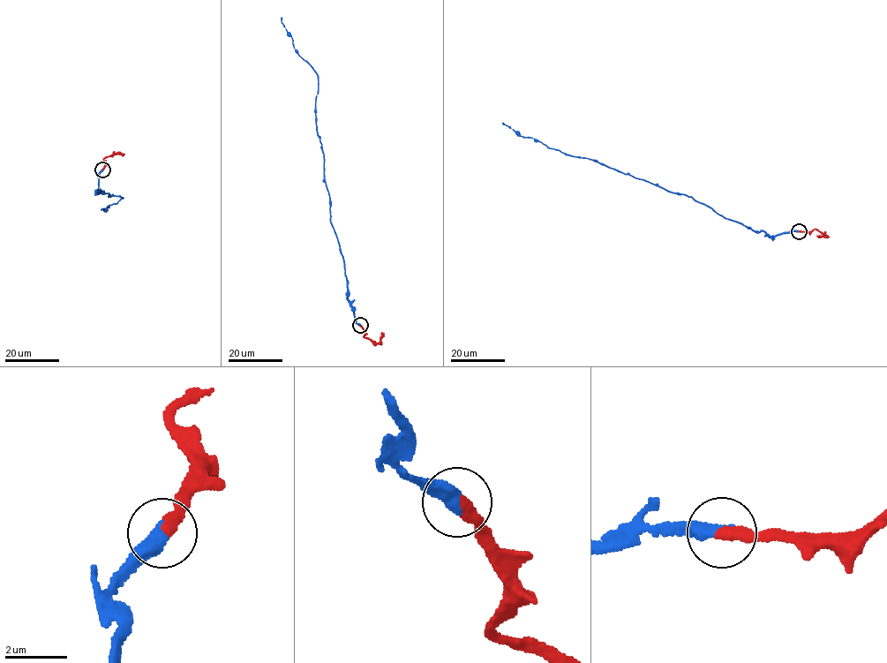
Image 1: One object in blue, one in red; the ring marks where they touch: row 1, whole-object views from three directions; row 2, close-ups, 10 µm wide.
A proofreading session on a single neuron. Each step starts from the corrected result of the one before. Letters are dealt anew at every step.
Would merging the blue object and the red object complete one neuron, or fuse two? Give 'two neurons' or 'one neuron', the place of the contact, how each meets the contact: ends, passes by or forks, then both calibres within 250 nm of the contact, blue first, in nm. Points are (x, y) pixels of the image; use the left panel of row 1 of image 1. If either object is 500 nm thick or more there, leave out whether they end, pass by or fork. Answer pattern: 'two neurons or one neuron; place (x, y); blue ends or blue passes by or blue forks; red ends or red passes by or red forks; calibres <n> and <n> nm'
one neuron; place (102, 169); blue ends; red ends; calibres 460 and 400 nm

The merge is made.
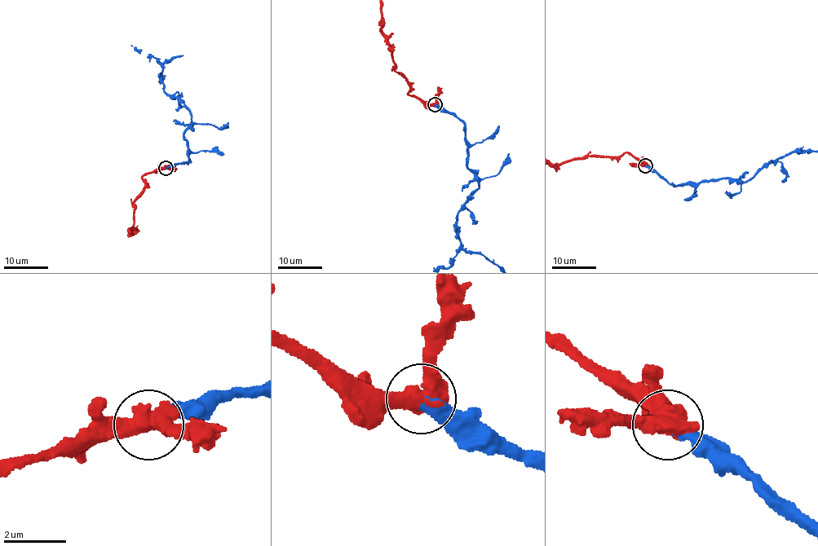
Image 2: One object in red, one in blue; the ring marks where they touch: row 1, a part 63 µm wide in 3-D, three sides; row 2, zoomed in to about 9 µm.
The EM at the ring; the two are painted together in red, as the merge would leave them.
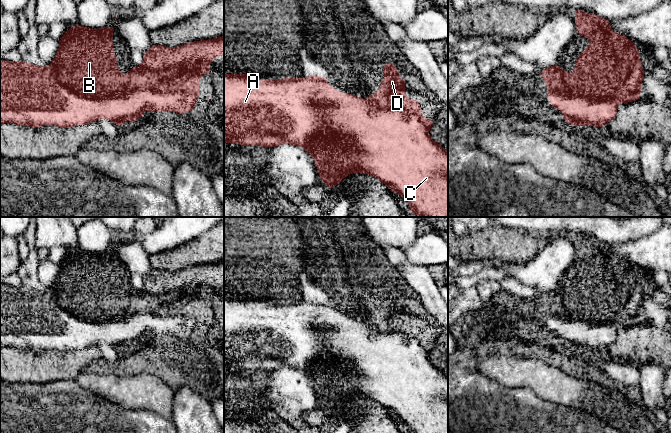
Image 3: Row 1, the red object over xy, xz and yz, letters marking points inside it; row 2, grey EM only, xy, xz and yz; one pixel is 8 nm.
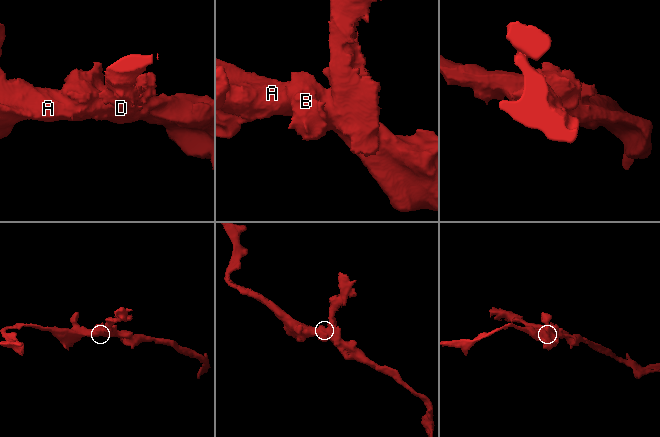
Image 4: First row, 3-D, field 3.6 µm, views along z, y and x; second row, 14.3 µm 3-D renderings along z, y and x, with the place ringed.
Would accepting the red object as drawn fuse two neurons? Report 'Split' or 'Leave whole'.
Leave whole

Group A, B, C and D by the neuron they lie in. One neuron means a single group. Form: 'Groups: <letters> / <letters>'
Groups: A B C D

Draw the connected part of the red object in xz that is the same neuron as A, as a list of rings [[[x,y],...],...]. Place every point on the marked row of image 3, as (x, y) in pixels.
[[[396,63],[384,64],[383,82],[379,90],[369,96],[369,100],[364,100],[358,96],[348,93],[343,96],[339,90],[328,85],[323,77],[316,77],[313,74],[305,79],[277,78],[275,80],[259,80],[253,74],[224,74],[224,143],[238,143],[245,146],[265,146],[276,147],[280,144],[294,144],[305,148],[315,159],[317,171],[322,183],[326,186],[335,188],[341,179],[352,172],[361,172],[372,175],[386,184],[390,190],[398,192],[412,207],[408,210],[409,214],[417,214],[421,217],[448,217],[448,153],[433,141],[428,135],[428,130],[434,125],[433,119],[423,119],[418,100],[408,100],[404,94],[405,81],[398,77]]]

